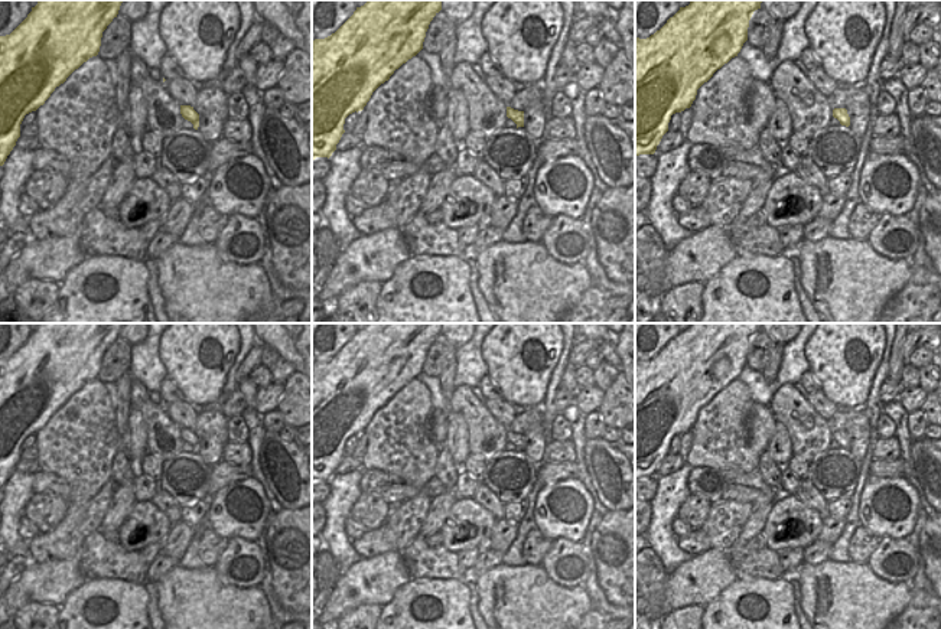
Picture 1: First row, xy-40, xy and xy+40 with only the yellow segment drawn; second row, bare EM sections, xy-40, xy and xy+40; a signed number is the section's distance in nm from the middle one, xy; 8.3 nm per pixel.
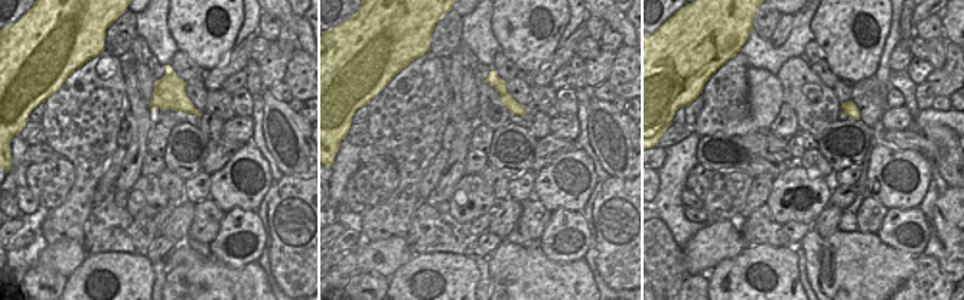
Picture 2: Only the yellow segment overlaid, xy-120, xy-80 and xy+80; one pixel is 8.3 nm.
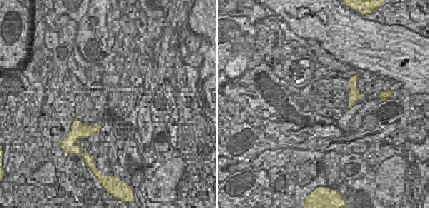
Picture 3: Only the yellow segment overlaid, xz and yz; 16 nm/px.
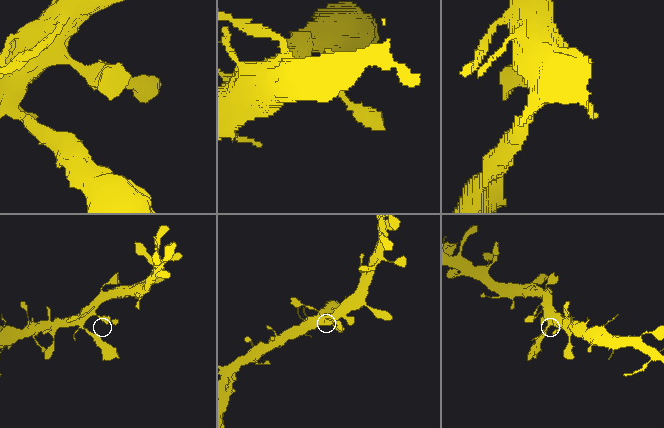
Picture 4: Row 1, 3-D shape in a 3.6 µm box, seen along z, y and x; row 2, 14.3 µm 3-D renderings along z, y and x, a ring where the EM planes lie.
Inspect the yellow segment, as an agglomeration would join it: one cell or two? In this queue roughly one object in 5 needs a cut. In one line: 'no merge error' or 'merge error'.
no merge error

